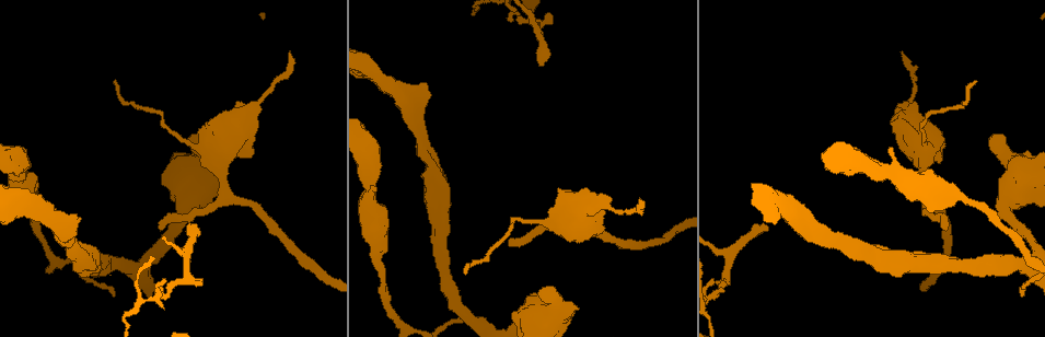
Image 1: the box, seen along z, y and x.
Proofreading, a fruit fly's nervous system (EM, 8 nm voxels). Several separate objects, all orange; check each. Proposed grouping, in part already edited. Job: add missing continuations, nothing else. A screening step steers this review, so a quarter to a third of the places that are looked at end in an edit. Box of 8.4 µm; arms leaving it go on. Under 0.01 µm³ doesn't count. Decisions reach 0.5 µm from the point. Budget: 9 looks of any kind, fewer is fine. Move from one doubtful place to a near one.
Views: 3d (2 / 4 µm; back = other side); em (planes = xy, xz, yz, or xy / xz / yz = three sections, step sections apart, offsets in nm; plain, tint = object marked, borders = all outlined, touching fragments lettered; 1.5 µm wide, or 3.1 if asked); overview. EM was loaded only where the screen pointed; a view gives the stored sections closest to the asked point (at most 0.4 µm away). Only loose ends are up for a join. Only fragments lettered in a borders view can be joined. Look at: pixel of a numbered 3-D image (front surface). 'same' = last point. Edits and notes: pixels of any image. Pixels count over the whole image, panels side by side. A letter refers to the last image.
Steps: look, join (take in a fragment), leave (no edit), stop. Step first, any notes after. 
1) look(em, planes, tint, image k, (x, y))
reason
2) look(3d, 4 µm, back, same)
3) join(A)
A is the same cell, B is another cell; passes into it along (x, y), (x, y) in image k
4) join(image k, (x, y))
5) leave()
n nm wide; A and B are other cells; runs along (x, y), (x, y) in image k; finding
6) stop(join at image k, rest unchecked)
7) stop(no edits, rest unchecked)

look(em, xy, step 4, tint, image 1, (423, 83))
stops while still wide

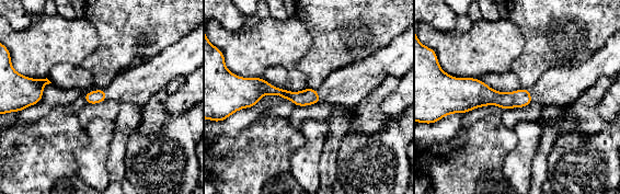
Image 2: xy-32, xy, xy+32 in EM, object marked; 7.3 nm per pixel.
look(em, planes, borders, same)

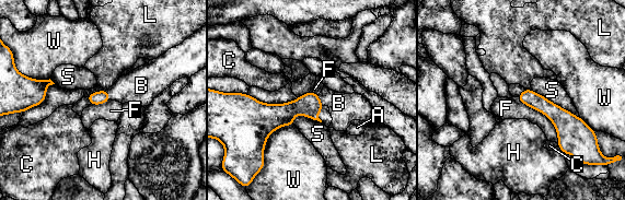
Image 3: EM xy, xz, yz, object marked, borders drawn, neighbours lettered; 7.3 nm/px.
join(B)
B is the same cell, A, C, F, H, L, S and W are other cells; the neuron continues

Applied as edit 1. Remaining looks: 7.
look(overview)

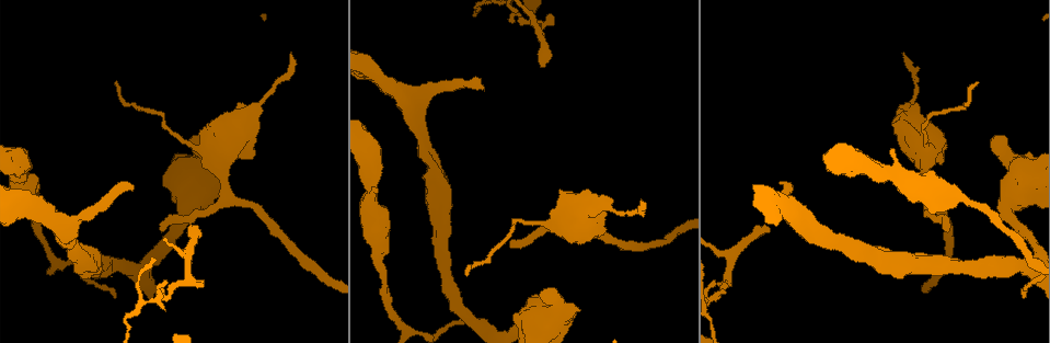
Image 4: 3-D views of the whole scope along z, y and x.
look(em, yz, step 4, borders, image 4, (577, 308))
branch stops here

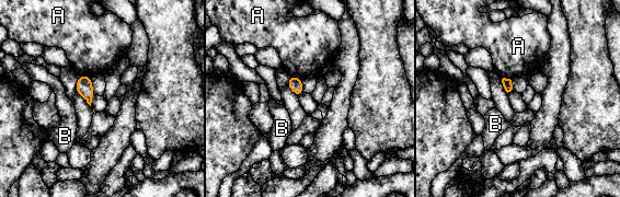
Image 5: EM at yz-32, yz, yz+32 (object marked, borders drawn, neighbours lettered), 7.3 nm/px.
look(em, xy, step 8, borders, same)

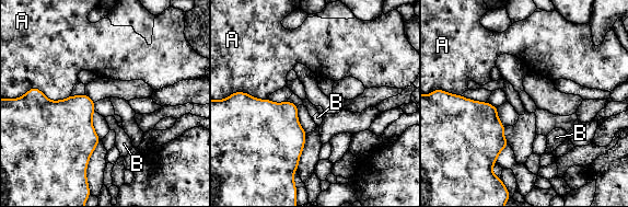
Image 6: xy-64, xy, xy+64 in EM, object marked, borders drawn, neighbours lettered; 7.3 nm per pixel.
leave()
A and B are other cells; no lettered fragment goes on from it

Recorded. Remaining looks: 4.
look(3d, 4 µm, image 4, (765, 227))
free end

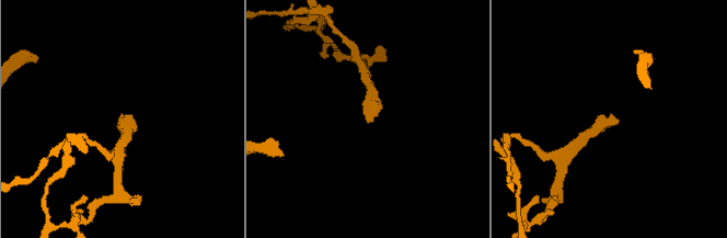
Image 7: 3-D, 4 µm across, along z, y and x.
look(em, xy, step 4, plain, image 7, (611, 115))

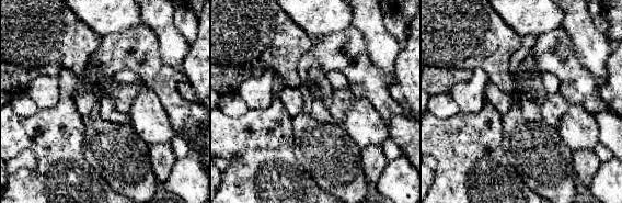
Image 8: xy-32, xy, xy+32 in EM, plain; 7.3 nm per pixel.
look(em, xy, step 4, borders, same)

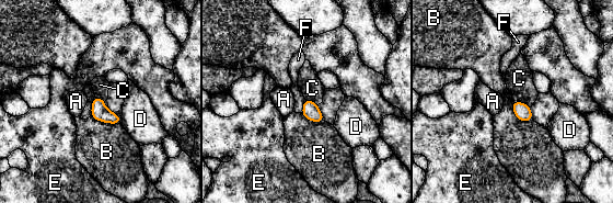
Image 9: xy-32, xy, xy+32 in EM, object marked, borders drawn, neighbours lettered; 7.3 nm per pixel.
leave()
A, B, C, D, E and F are other cells; border along (94, 96), (91, 102), (90, 115) in image 9; none of them fits

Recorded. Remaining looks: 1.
stop(join at image 3, rest unchecked)

